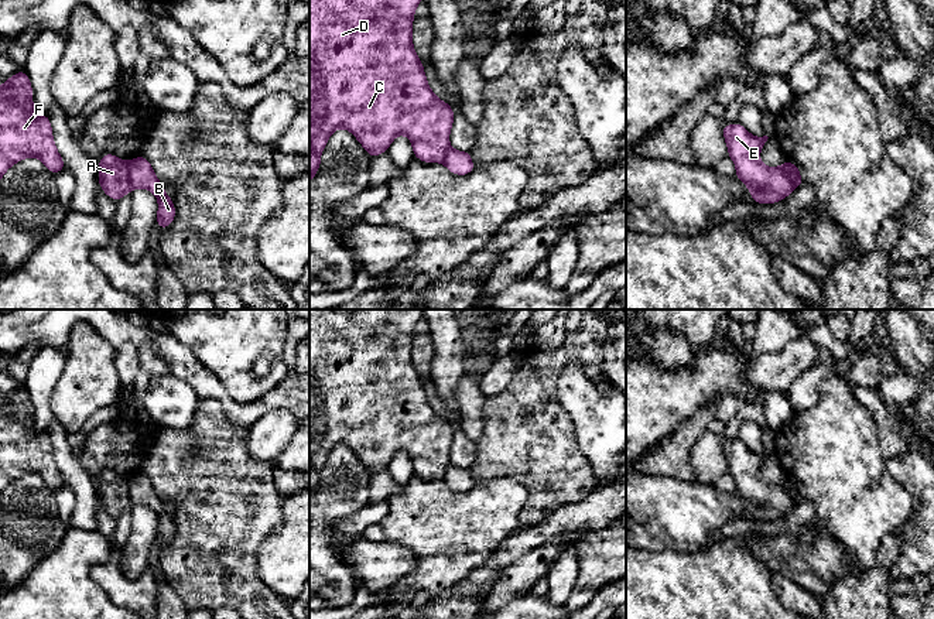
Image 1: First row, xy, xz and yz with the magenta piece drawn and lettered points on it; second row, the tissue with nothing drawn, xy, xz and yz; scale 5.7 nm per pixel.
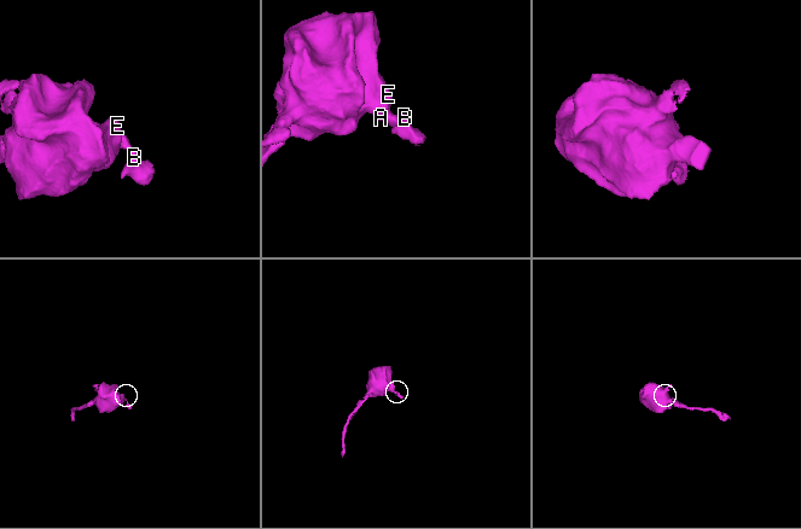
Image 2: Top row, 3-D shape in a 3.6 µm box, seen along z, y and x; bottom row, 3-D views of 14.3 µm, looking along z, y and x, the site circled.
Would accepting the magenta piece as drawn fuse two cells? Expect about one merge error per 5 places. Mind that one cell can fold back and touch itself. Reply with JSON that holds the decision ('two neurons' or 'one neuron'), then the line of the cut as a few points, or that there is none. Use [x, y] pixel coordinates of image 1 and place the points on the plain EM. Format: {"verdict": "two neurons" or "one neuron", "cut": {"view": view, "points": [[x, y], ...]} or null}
{"verdict": "two neurons", "cut": {"view": "yz", "points": [[786, 478], [789, 495], [794, 503]]}}

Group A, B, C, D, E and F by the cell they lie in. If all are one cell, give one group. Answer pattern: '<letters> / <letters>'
A C D E F / B

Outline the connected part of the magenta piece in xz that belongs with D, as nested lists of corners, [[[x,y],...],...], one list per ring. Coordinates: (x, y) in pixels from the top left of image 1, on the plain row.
[[[309,310],[309,500],[328,454],[339,444],[349,447],[370,475],[386,469],[396,452],[406,451],[415,475],[444,478],[455,428],[430,406],[413,363],[413,336],[421,318],[421,310]]]

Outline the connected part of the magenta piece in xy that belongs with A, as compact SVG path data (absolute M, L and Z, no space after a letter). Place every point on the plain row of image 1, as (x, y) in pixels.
M103 471L99 482L99 503L114 519L120 517L126 510L133 507L129 496L127 479L117 475L114 471Z

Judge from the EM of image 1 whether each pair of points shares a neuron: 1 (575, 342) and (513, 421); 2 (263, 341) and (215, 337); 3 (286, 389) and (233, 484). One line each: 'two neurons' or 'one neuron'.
1: one neuron
2: one neuron
3: two neurons

